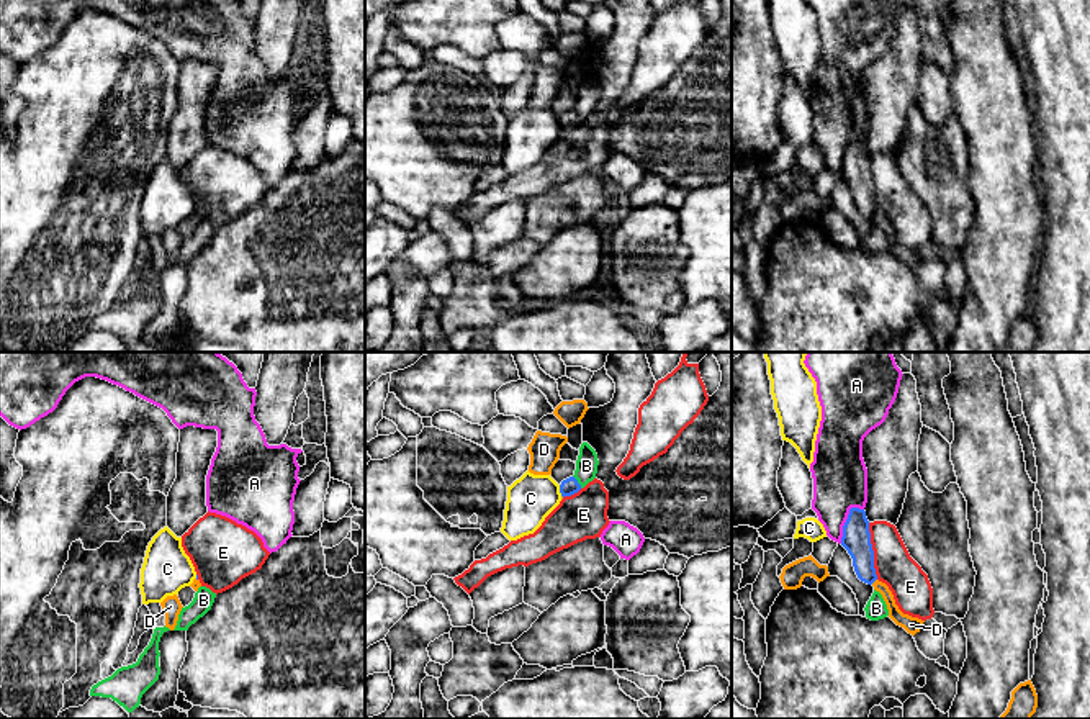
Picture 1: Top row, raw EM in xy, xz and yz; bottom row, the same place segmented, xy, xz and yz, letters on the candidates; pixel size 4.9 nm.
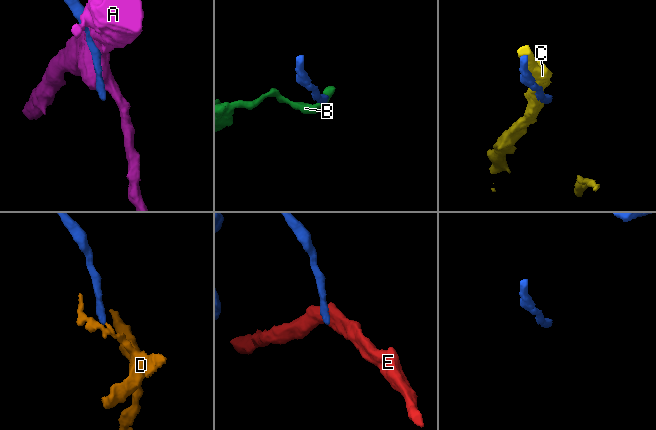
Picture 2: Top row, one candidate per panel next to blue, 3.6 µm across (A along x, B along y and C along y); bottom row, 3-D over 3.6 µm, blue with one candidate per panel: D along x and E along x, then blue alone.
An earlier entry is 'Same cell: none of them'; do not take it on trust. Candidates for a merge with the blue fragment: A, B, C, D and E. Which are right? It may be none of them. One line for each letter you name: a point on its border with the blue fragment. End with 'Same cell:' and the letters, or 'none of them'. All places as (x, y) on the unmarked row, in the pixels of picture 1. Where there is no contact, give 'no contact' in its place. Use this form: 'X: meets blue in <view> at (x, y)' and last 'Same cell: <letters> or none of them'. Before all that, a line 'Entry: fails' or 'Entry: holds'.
Entry: holds
Same cell: none of them

